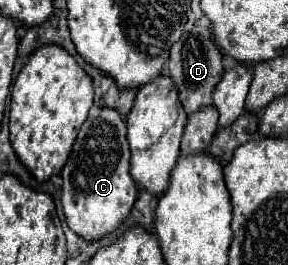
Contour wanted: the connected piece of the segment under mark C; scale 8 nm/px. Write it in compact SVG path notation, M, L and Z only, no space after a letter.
M94 108L78 130L74 148L68 156L66 166L62 168L62 208L66 214L68 226L86 240L98 240L104 234L112 232L130 212L136 202L138 186L130 174L130 148L126 140L126 118L118 116L116 110L110 108Z

